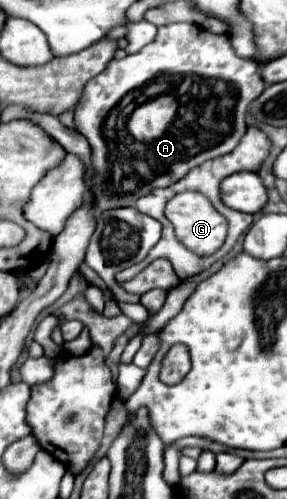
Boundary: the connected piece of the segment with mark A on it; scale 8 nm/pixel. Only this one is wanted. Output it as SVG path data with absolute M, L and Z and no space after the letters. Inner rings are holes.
M169 24L157 30L157 36L151 44L147 44L141 52L125 56L123 60L111 60L107 68L91 78L83 94L79 98L79 104L75 106L75 130L81 132L93 150L93 166L97 170L95 178L91 180L91 190L95 196L95 206L99 212L119 206L133 206L137 198L143 194L149 194L155 188L165 188L183 178L191 168L203 164L205 160L223 156L231 152L239 140L243 138L247 126L245 116L249 110L249 104L265 90L265 82L259 74L259 62L249 58L239 58L225 34L211 34L195 24ZM155 76L179 76L185 86L179 92L159 94L157 98L145 100L143 104L137 104L133 112L125 118L125 122L107 128L107 118L113 112L115 106L133 90L145 88Z

